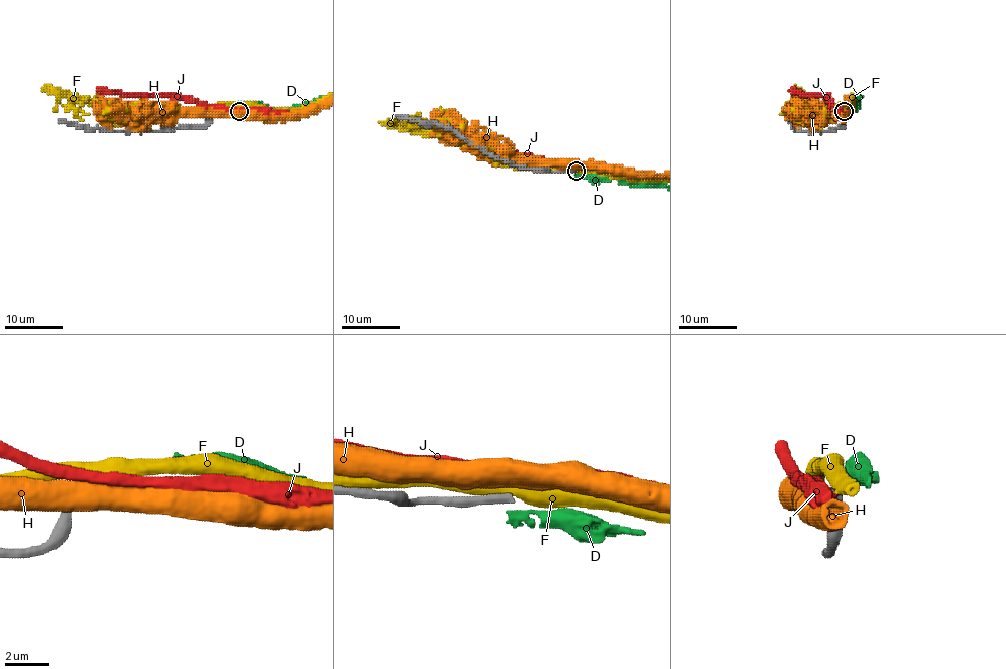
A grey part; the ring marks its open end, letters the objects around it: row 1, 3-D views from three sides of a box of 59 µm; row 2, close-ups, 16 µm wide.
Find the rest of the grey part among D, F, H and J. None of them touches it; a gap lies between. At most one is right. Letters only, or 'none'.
none

